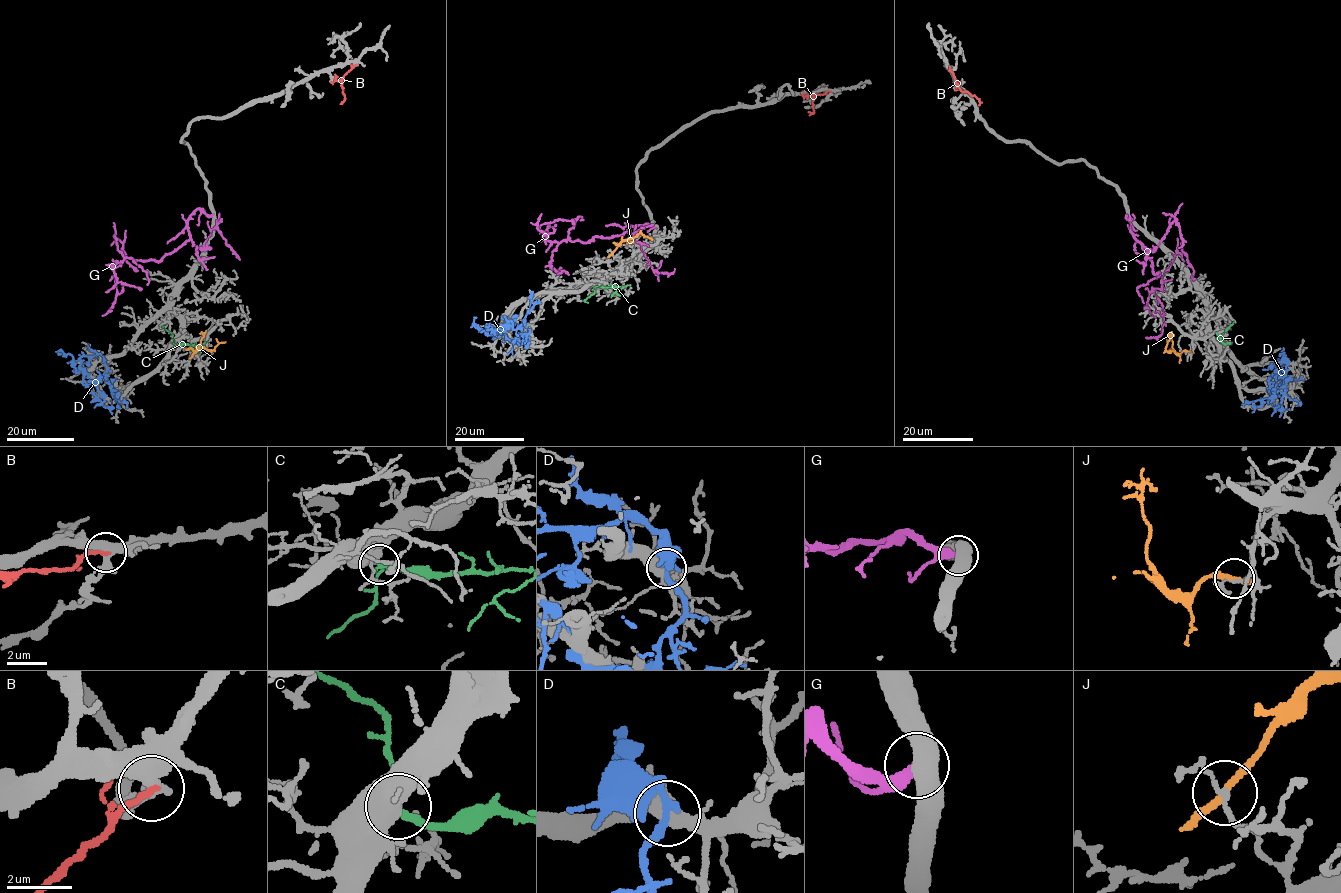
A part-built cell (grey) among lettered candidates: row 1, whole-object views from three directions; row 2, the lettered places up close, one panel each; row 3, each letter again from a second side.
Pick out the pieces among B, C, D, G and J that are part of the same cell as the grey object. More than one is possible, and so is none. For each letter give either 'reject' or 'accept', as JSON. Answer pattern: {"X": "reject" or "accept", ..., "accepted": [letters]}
{"B": "reject", "C": "accept", "D": "reject", "G": "reject", "J": "reject", "accepted": ["C"]}

